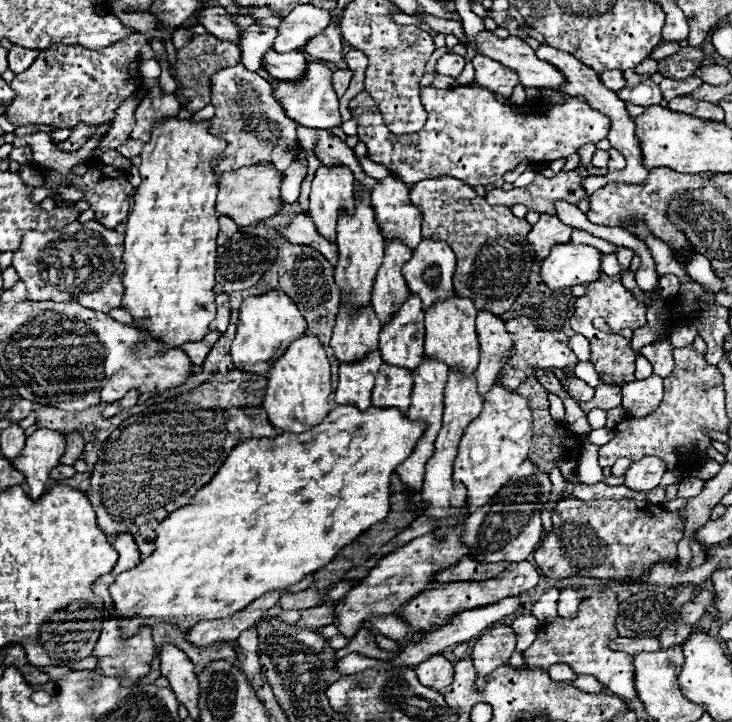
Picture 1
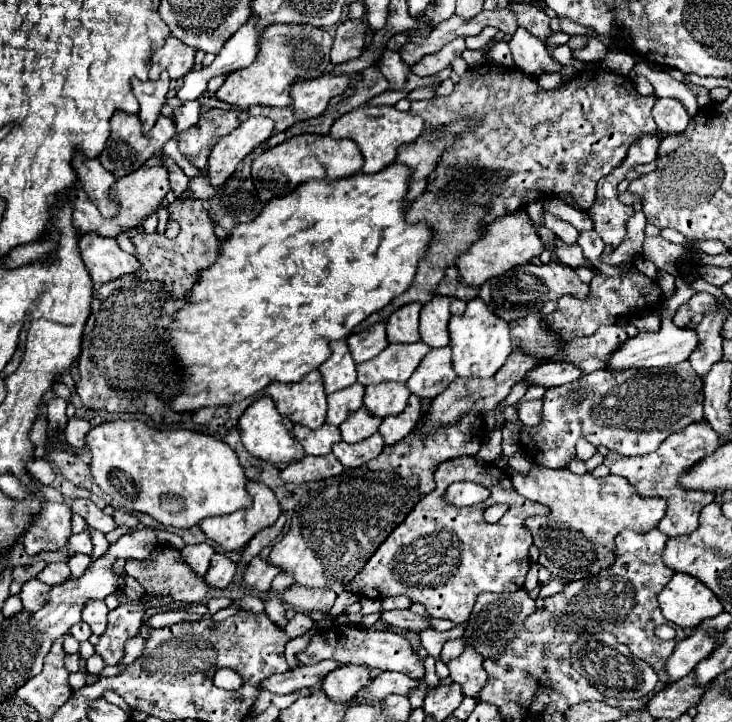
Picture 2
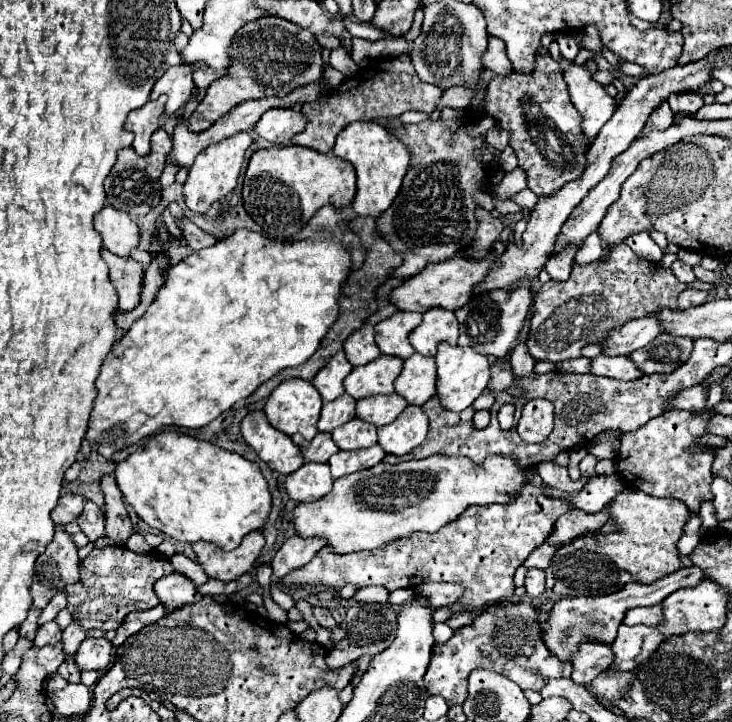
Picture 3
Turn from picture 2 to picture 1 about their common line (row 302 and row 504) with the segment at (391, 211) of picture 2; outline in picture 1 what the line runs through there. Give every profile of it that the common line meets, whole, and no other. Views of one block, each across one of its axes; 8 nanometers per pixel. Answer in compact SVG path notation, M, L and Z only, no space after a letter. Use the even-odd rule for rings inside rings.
M336 406L322 424L308 432L284 432L274 440L244 440L186 506L160 522L154 552L140 560L136 568L118 574L112 582L110 596L116 616L136 622L120 624L122 636L134 636L140 626L176 622L180 618L216 620L232 616L268 590L292 586L326 566L340 548L388 516L390 476L410 456L422 432L422 422L400 416L396 408L370 406L360 412L354 406Z

